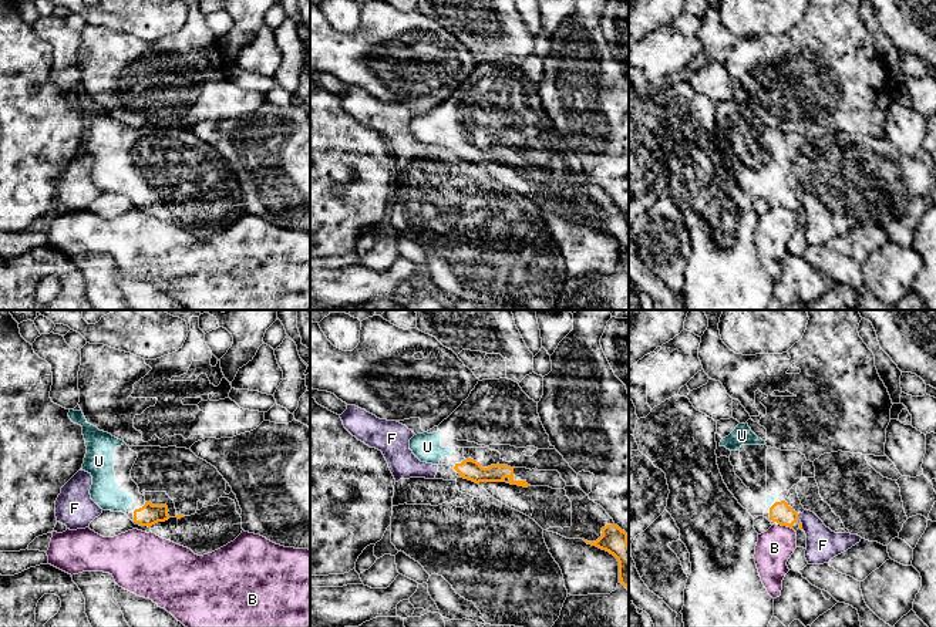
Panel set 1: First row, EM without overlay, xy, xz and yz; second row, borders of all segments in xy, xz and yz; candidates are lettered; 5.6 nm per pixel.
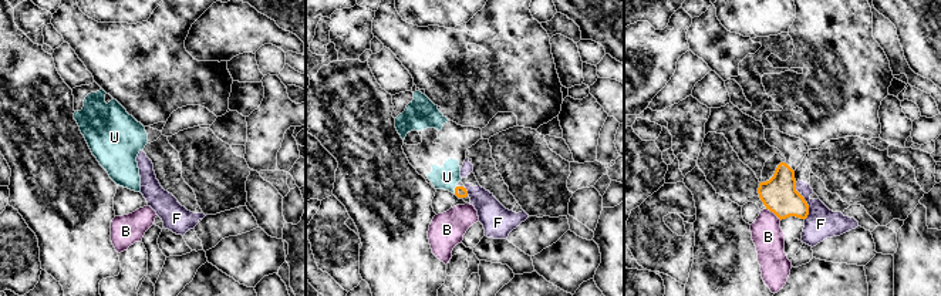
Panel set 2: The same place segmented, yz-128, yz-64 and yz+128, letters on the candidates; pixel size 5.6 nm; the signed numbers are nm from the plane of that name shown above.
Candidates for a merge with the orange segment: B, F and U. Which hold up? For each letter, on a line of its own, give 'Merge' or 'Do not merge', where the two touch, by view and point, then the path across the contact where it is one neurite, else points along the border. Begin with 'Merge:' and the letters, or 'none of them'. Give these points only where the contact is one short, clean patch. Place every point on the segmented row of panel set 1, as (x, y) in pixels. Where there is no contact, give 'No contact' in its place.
Merge: U
B: Do not merge. Touches orange at yz (783, 525)
F: Do not merge. Touches orange at yz (797, 516)
U: Merge. No contact

